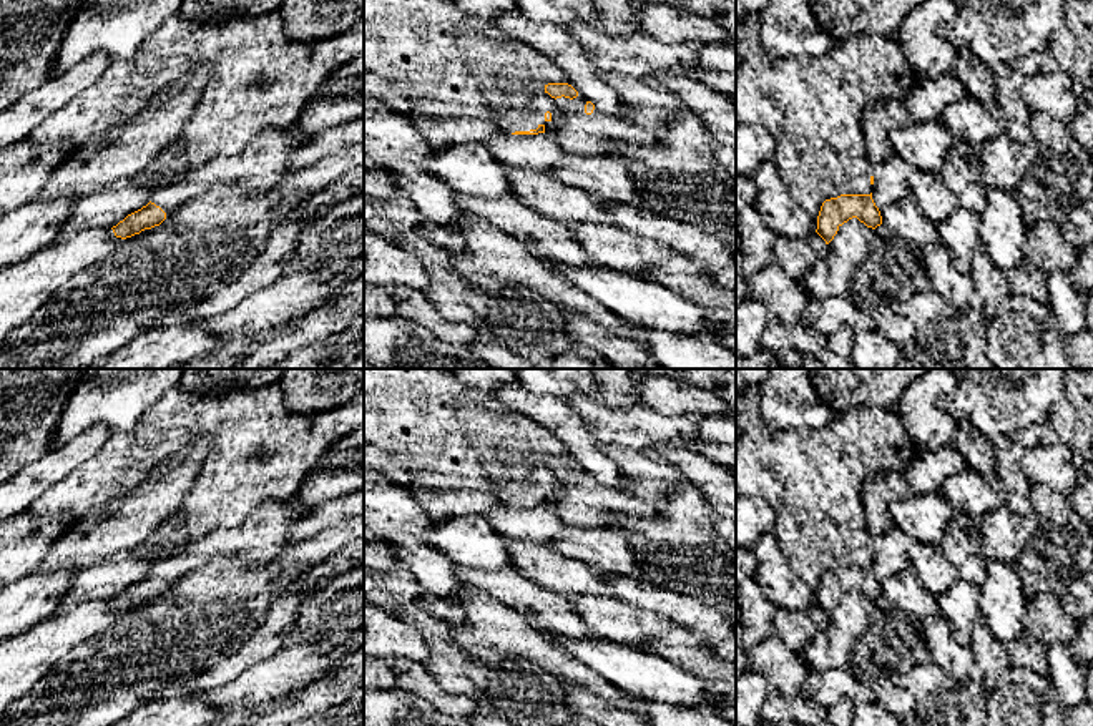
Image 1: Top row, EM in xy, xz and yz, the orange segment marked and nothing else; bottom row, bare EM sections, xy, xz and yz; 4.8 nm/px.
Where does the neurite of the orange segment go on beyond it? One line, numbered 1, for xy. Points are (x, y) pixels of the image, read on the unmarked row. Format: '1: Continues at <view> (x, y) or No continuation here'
1: Continues at xy (261, 535)

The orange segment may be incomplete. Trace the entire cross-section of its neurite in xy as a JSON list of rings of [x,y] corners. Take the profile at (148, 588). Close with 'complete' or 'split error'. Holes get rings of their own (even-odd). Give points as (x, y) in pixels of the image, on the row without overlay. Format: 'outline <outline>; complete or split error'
outline [[[292,500],[262,502],[239,525],[218,527],[201,540],[186,543],[176,553],[158,560],[146,578],[128,586],[111,601],[121,611],[140,606],[159,598],[183,576],[203,570],[216,558],[269,562],[281,553],[296,523],[309,517],[312,510]]]; split error

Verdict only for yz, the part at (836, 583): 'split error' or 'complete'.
complete

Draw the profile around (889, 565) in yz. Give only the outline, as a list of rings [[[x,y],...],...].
[[[895,525],[872,537],[872,571],[880,585],[909,568],[910,543],[912,540]]]

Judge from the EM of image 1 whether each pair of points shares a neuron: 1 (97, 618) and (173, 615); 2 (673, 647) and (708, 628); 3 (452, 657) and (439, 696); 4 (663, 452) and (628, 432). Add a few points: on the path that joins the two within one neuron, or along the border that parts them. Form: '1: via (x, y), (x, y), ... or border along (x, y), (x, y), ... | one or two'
1: border along (123, 612), (110, 627), (87, 638) | two
2: border along (675, 623), (708, 640) | two
3: border along (424, 665), (444, 690), (469, 696), (477, 703) | two
4: border along (691, 447), (656, 446), (650, 452) | two

